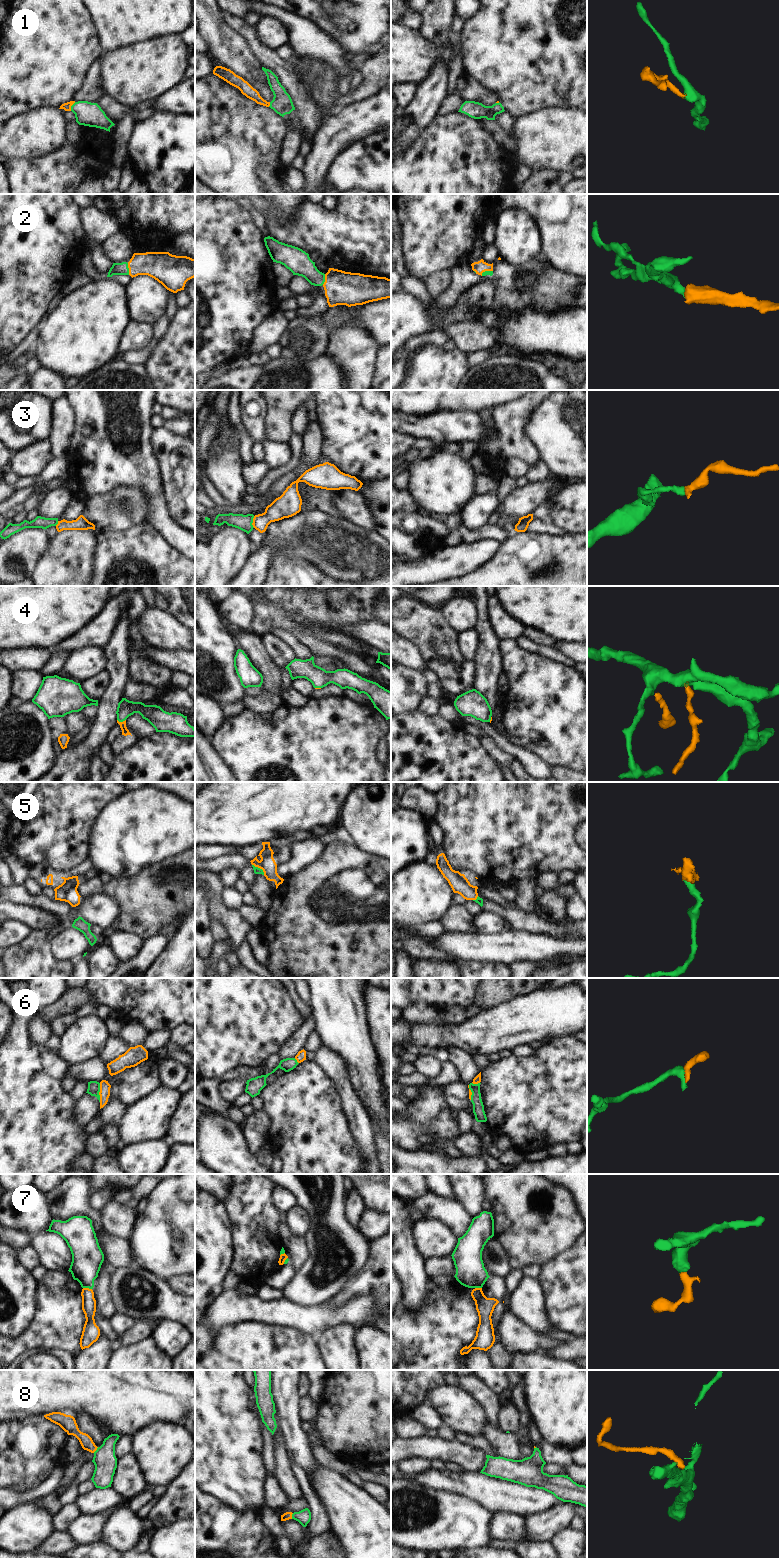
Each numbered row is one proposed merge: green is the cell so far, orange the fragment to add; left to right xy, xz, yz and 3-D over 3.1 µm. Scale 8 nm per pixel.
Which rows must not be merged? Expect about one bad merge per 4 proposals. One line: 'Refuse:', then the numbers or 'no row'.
Refuse: 3, 6, 7

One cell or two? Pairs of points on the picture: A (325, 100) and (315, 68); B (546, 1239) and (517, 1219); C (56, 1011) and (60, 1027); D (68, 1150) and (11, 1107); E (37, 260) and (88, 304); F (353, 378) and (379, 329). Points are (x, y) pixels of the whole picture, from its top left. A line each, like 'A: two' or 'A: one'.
A: one
B: one
C: two
D: one
E: two
F: two

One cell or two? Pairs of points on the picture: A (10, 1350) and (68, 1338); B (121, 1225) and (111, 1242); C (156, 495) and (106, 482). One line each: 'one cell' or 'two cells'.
A: one cell
B: two cells
C: one cell

